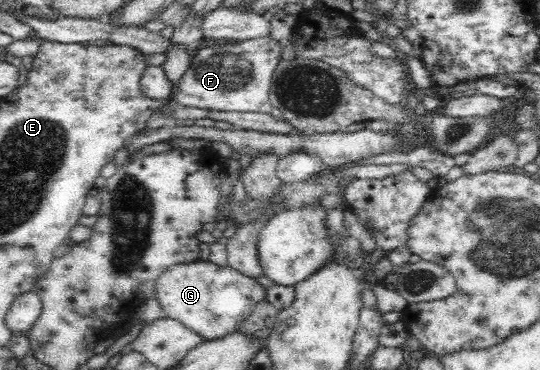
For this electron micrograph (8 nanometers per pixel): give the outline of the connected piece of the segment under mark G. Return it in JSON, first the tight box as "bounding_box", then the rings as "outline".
{"bounding_box":[155,261,266,340],"outline":[[[211,261],[177,263],[164,270],[156,281],[155,299],[159,302],[163,316],[182,322],[189,330],[200,334],[205,340],[215,340],[237,331],[251,314],[253,306],[264,301],[266,289],[255,278],[241,274],[228,265],[220,266]]]}

